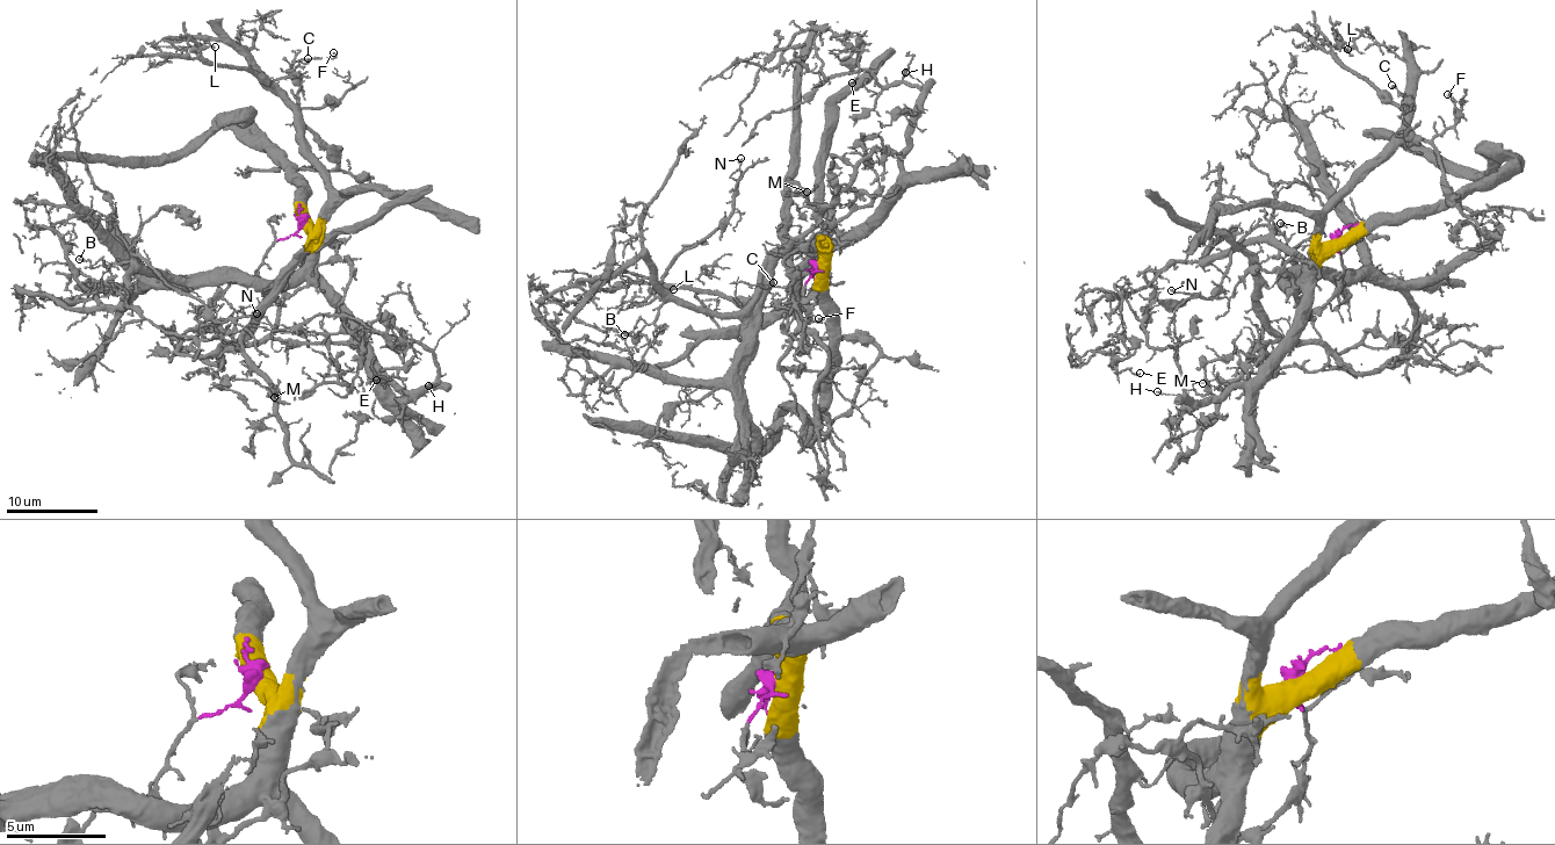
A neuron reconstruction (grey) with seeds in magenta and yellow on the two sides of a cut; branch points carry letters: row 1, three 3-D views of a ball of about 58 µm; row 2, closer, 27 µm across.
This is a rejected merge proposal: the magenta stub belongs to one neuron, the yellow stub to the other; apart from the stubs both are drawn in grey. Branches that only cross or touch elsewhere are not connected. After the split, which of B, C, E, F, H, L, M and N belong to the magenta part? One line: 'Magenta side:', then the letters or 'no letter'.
Magenta side: M

